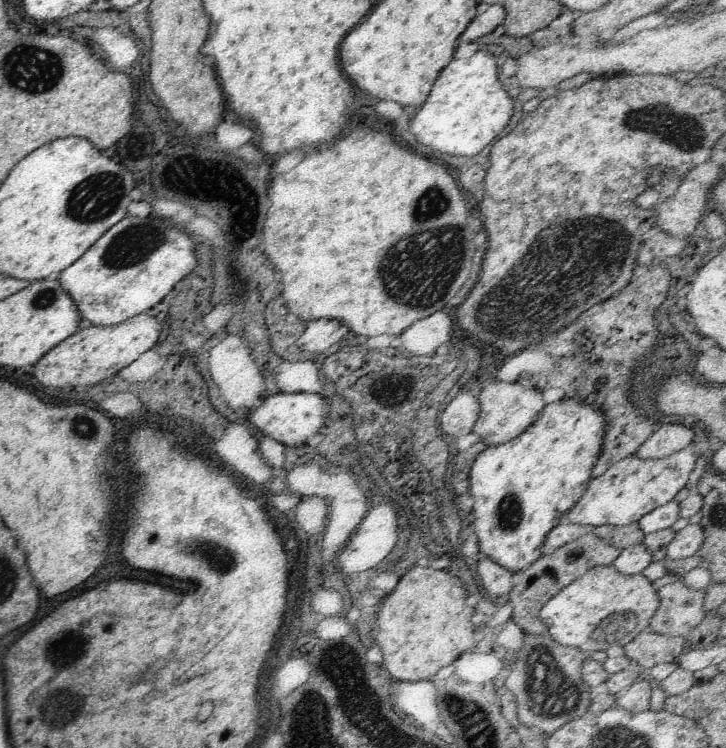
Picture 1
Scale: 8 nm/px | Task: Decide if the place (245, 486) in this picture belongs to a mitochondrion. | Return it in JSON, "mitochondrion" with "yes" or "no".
{"mitochondrion":"no"}

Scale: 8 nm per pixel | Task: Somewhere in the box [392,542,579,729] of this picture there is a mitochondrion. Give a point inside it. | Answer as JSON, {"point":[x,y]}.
{"point":[563,698]}

